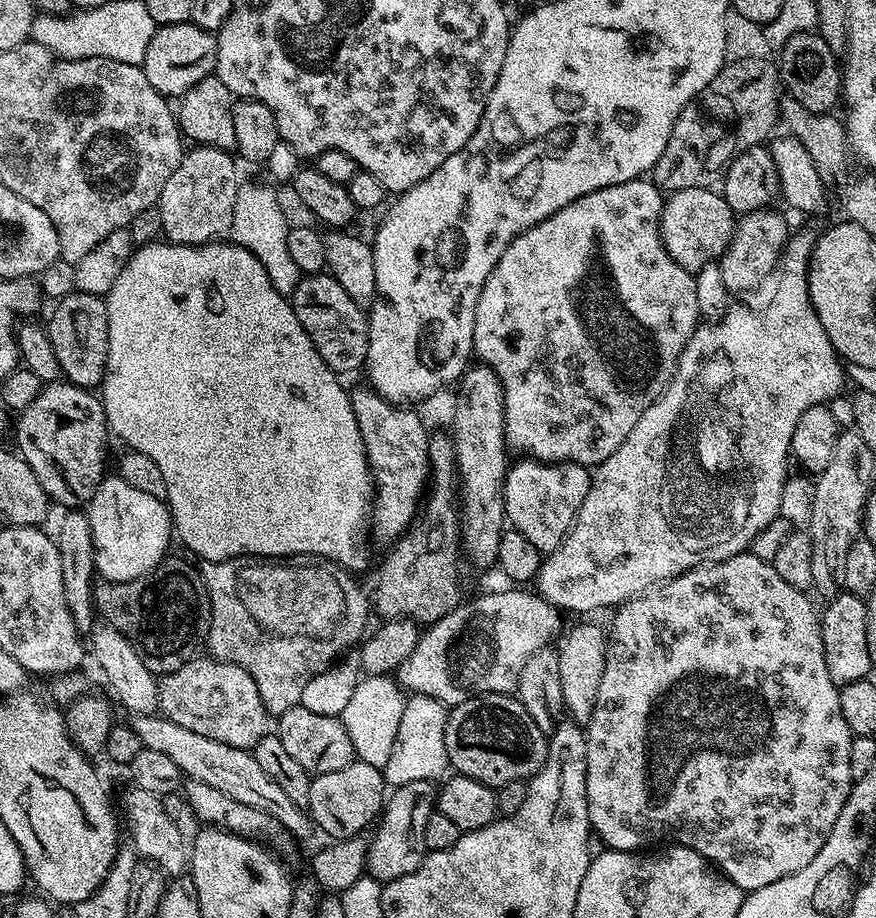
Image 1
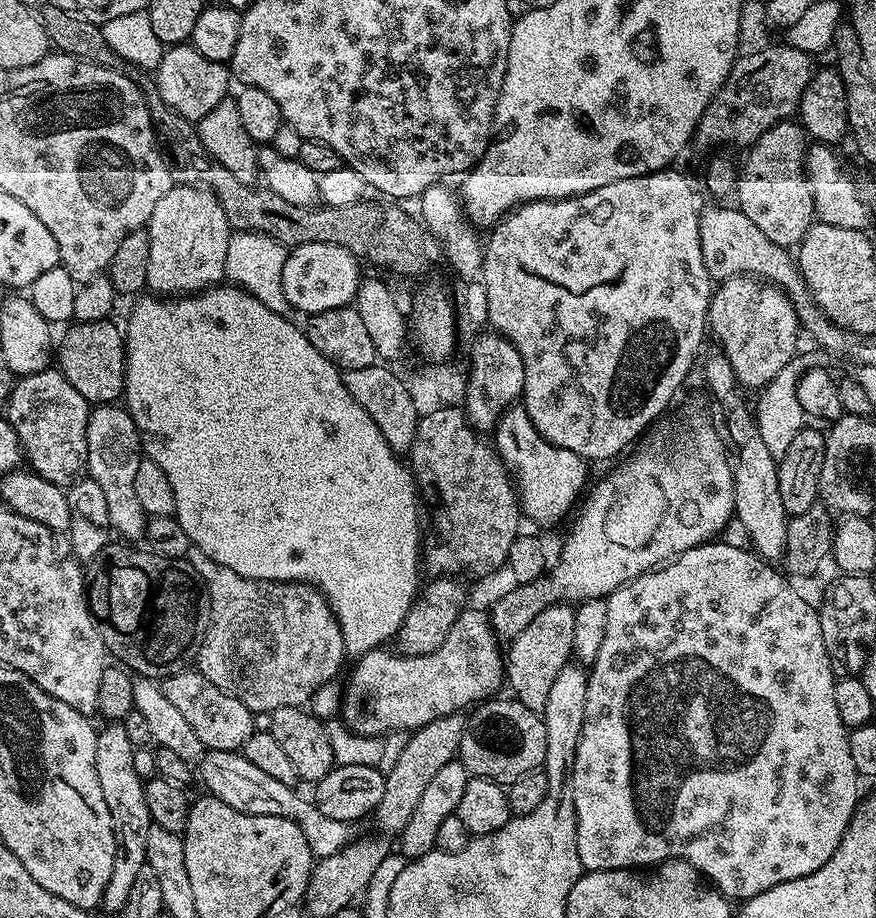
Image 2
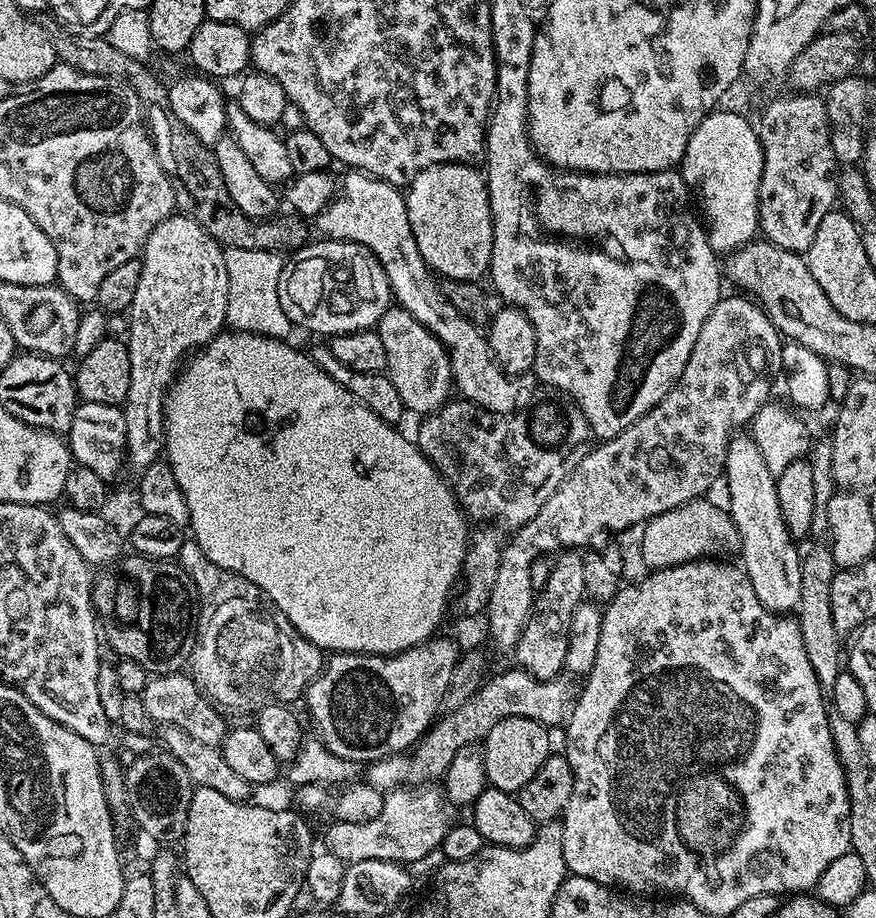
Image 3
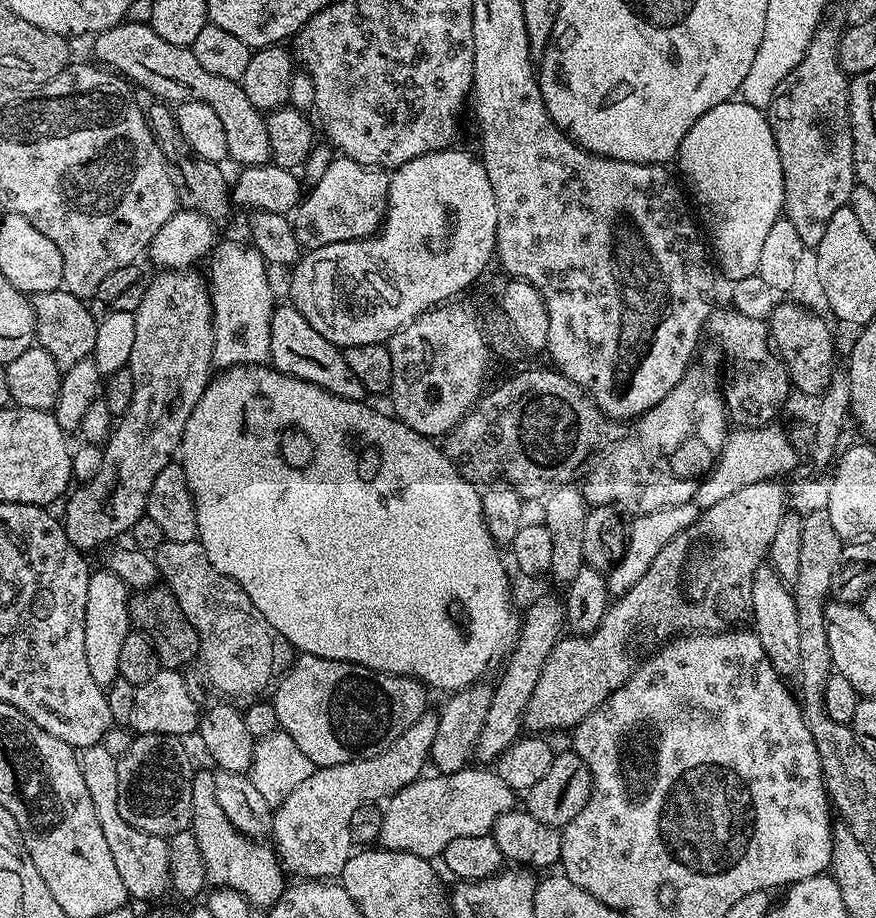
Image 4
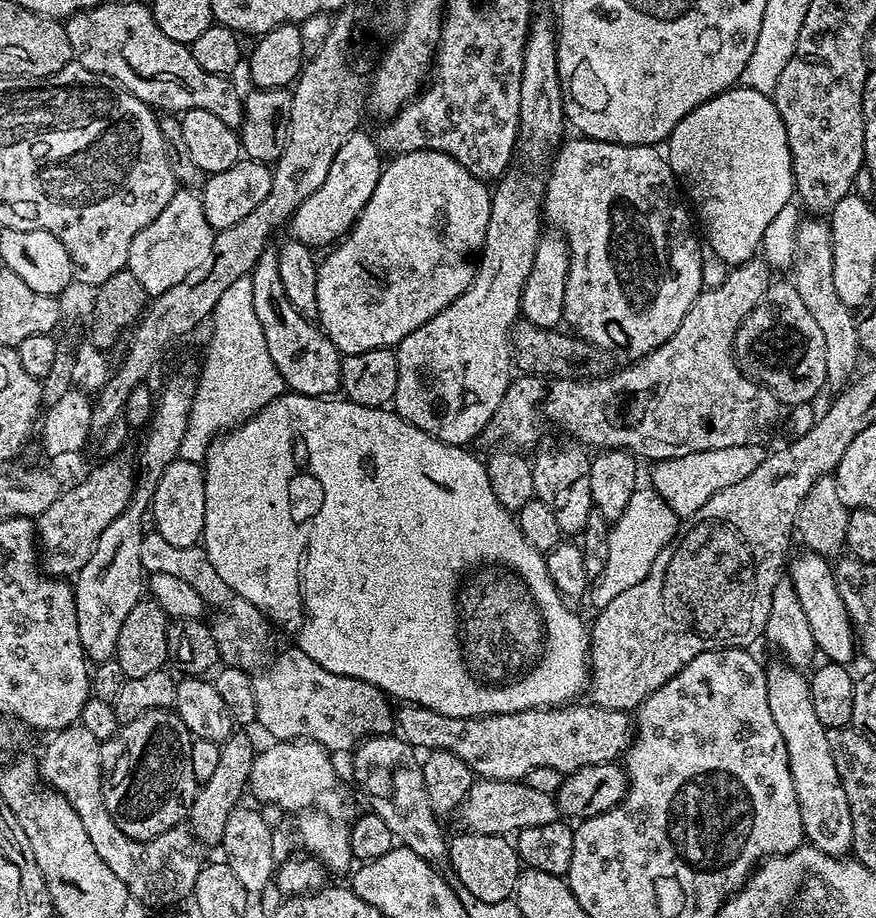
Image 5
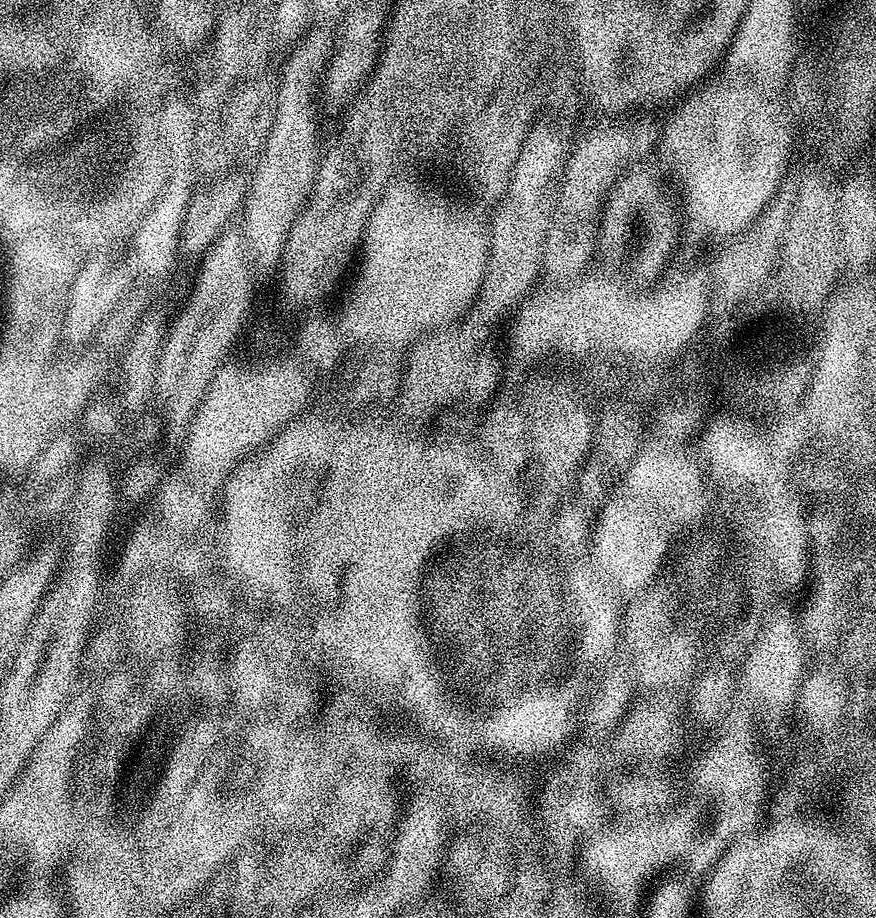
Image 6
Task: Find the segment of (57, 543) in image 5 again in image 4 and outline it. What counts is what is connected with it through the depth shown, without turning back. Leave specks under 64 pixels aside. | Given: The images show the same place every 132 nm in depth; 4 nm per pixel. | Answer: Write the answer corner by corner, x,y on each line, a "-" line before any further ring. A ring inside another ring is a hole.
177,268
175,270
160,270
156,272
157,276
153,280
147,281
144,293
142,294
142,302
136,307
134,313
136,317
134,346
131,347
130,358
127,368
134,378
134,398
130,402
130,406
124,411
123,416
115,421
114,427
103,445
104,457
102,458
102,466
98,469
98,474
94,474
88,481
79,485
76,493
67,497
68,505
64,508
64,516
62,515
62,523
66,534
70,538
70,542
75,548
81,550
89,550
88,548
96,548
99,544
107,545
109,542
116,542
120,536
120,532
128,532
136,523
139,522
140,516
145,515
148,507
148,495
150,494
150,486
154,486
154,478
158,478
158,473
165,468
167,464
173,463
174,457
180,451
180,439
186,430
186,422
190,422
190,414
194,410
194,406
198,406
198,398
202,398
204,387
208,384
210,373
213,371
212,351
214,350
214,324
212,322
212,293
210,284
207,279
204,280
196,273
196,270
189,268

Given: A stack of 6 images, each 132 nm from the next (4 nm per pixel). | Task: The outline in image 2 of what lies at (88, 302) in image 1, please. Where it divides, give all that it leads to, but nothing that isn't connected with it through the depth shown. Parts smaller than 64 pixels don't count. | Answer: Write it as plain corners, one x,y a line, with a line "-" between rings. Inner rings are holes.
111,319
82,321
65,327
64,337
58,340
58,370
88,400
89,405
115,404
124,394
124,375
126,374
126,336

